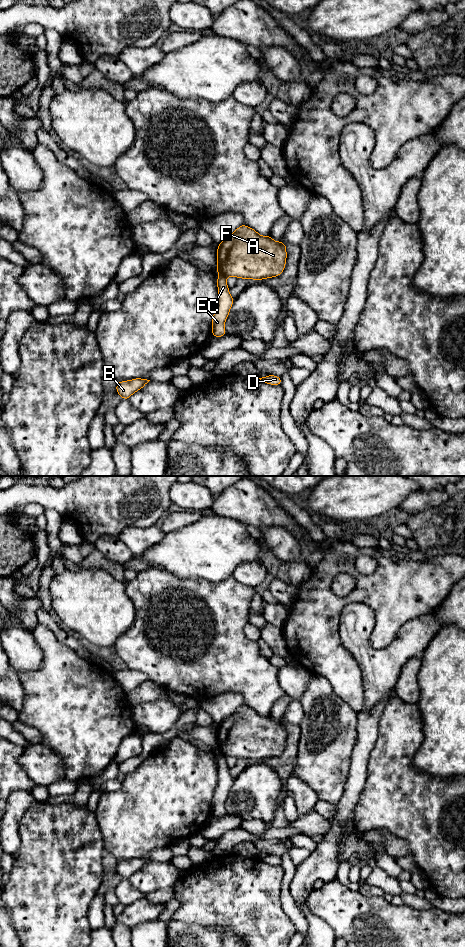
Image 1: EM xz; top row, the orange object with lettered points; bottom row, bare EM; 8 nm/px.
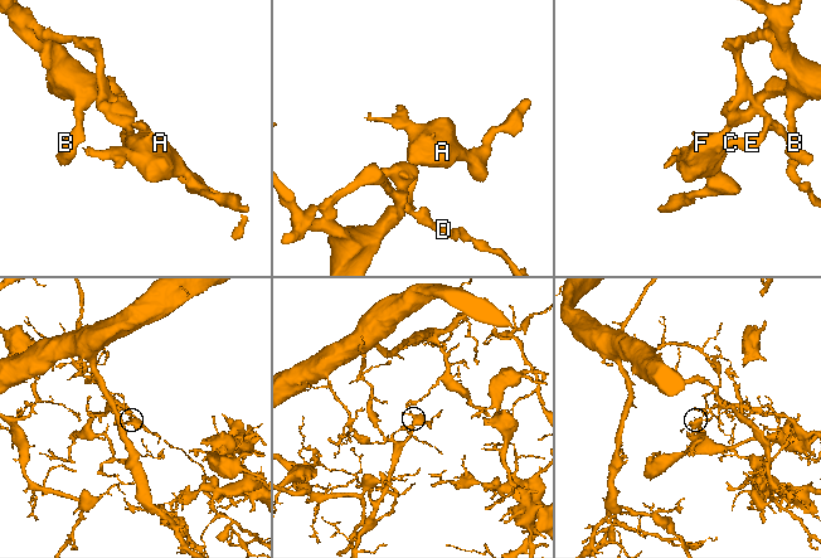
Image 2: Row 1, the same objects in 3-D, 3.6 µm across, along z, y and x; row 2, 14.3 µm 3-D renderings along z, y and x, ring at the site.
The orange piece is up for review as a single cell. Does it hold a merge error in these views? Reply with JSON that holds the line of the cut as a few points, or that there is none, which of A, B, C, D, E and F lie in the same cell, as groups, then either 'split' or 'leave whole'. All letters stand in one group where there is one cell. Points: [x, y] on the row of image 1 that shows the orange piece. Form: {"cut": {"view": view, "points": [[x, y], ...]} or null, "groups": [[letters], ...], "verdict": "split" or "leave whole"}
{"cut": {"view": "xz", "points": [[219, 272], [225, 277]]}, "groups": [["A", "B", "F"], ["C", "D", "E"]], "verdict": "split"}

